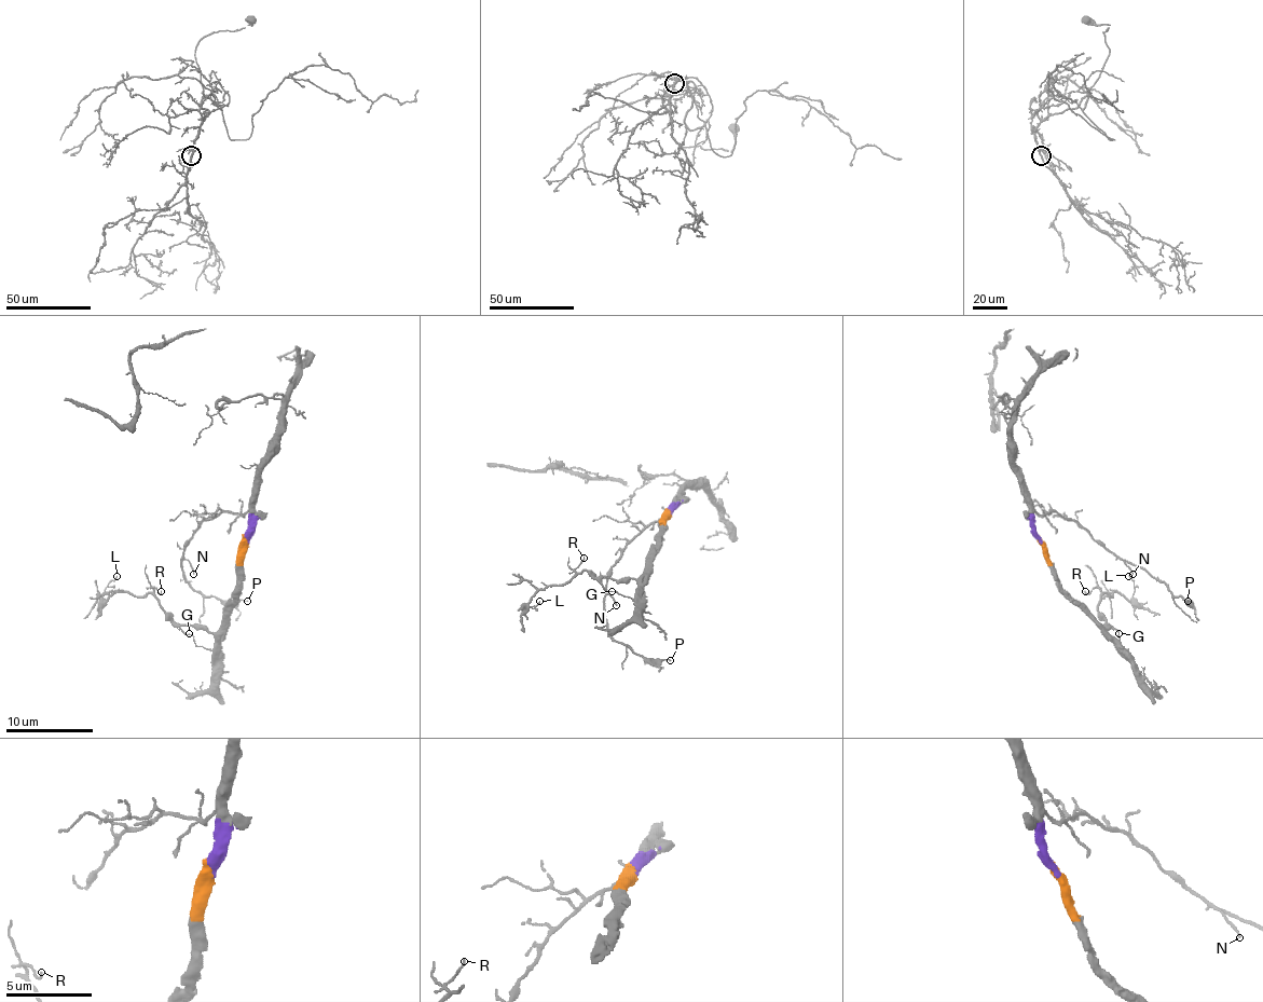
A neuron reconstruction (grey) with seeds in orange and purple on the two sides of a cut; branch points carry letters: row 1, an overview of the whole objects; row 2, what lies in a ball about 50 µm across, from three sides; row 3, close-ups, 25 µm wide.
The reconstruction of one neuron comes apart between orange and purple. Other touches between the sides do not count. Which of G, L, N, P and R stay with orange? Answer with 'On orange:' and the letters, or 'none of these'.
On orange: G, L, R

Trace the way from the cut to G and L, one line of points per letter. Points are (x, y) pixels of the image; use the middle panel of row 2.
G: (669, 511), (647, 582), (636, 595), (621, 595), (613, 591)
L: (669, 511), (651, 563), (639, 576), (619, 580), (585, 570), (543, 587), (525, 604), (538, 600)

